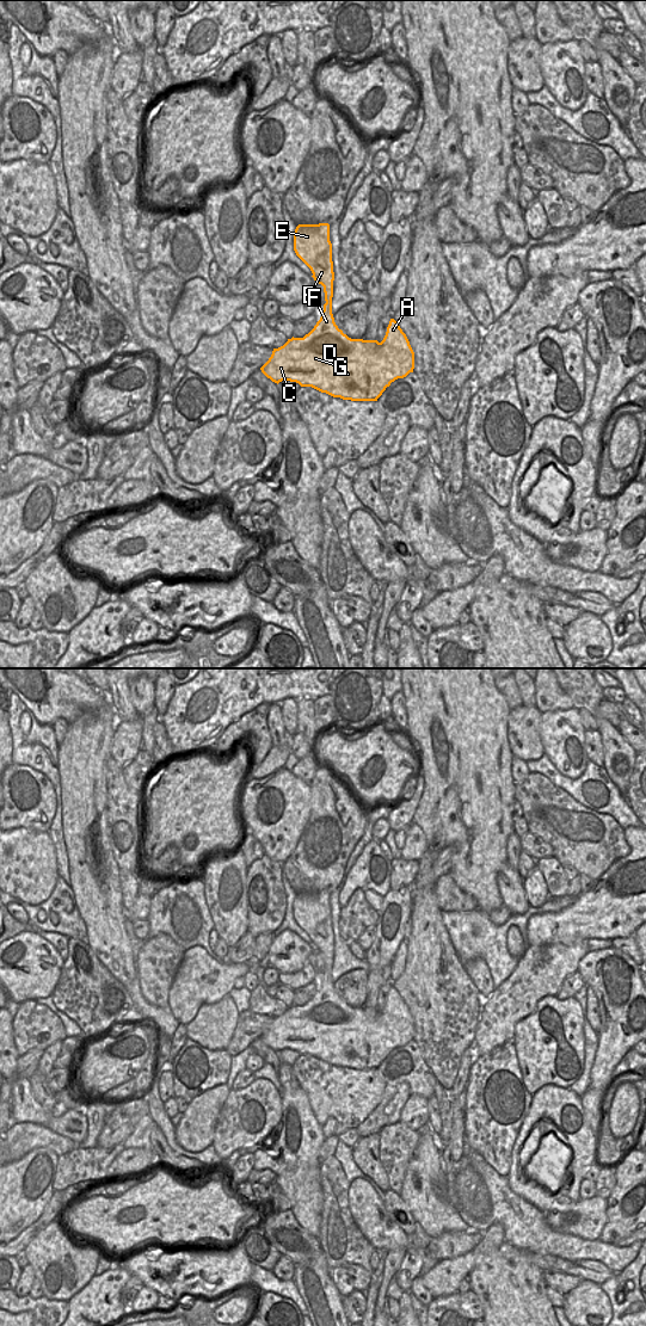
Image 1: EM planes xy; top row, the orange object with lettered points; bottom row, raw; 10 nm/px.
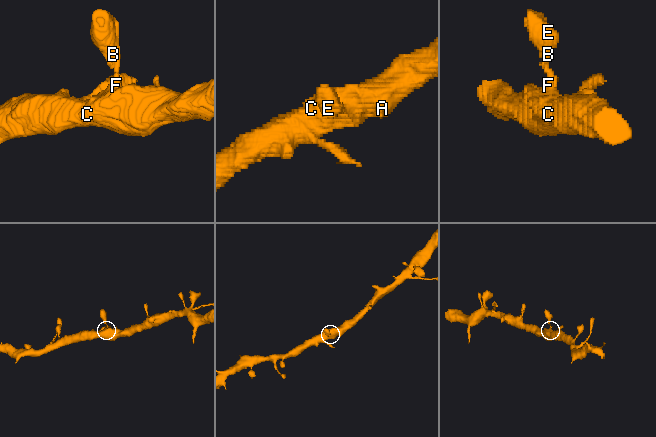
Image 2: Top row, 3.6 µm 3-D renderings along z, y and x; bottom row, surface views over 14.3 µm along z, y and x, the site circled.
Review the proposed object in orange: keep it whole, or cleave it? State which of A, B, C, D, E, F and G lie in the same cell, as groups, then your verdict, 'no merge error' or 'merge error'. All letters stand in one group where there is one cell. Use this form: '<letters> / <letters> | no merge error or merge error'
A B C D E F G | no merge error

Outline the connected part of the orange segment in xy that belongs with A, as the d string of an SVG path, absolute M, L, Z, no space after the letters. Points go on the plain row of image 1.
M299 893L294 900L294 919L296 924L310 937L313 946L324 955L325 969L320 988L314 997L303 1006L291 1006L278 1016L273 1017L269 1029L260 1036L262 1041L275 1051L282 1049L296 1050L301 1055L312 1055L333 1066L351 1069L377 1069L387 1055L398 1047L406 1046L414 1037L414 1020L406 1003L394 987L390 987L386 1004L381 1011L377 1009L351 1007L343 1001L334 991L332 982L333 966L333 930L332 912L330 909L330 893Z

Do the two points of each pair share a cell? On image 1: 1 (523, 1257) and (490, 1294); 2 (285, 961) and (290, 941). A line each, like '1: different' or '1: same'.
1: different
2: same

